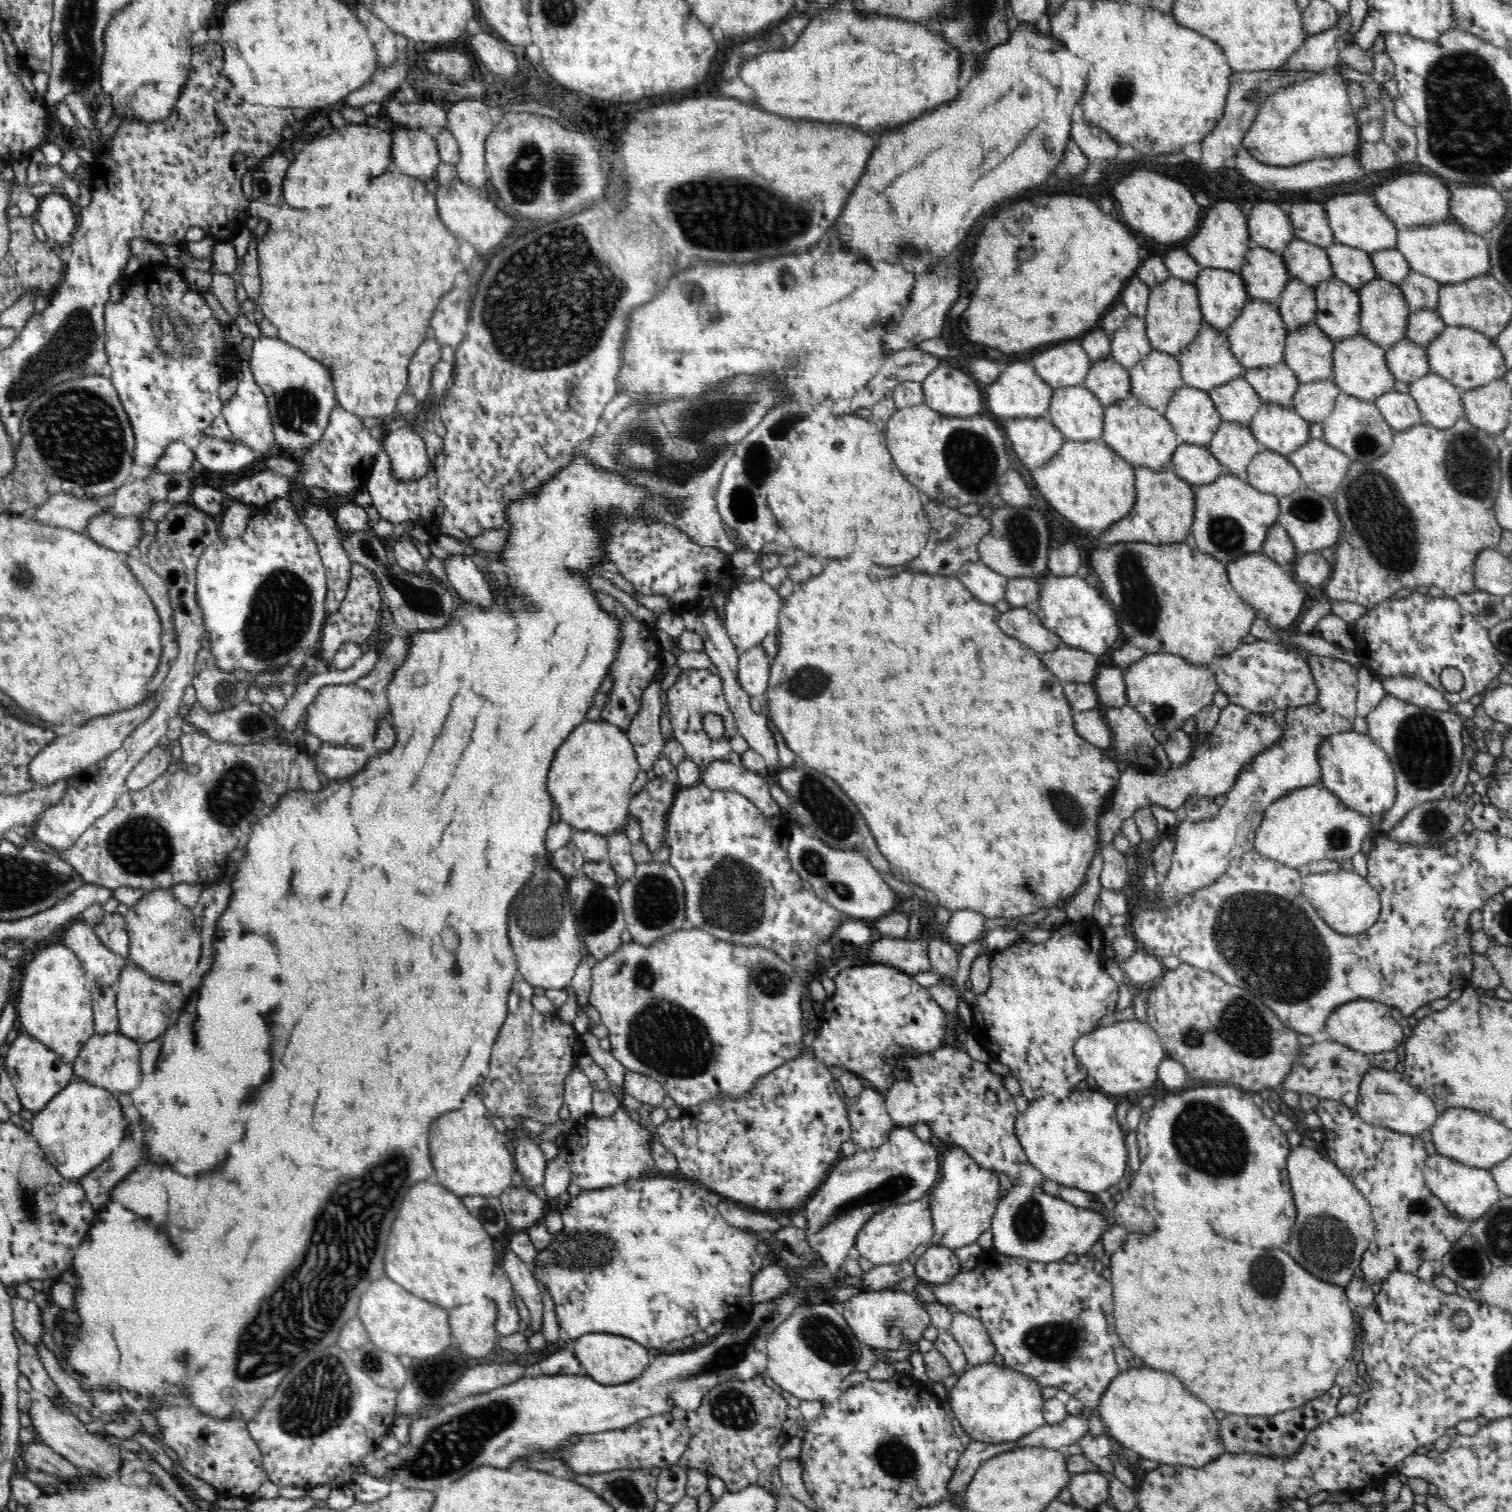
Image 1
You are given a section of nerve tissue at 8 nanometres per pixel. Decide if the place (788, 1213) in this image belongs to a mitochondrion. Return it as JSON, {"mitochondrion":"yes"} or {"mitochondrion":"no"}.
{"mitochondrion":"no"}

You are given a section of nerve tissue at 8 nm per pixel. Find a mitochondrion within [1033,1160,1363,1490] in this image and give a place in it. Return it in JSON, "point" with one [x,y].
{"point":[1326,1243]}

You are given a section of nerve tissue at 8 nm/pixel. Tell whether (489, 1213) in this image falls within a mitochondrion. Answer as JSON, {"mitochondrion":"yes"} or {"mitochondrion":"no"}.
{"mitochondrion":"yes"}

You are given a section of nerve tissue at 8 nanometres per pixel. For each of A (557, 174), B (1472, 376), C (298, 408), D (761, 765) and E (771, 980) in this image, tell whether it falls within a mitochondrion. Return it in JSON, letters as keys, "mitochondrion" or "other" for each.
{"A":"mitochondrion","B":"other","C":"mitochondrion","D":"other","E":"mitochondrion"}

